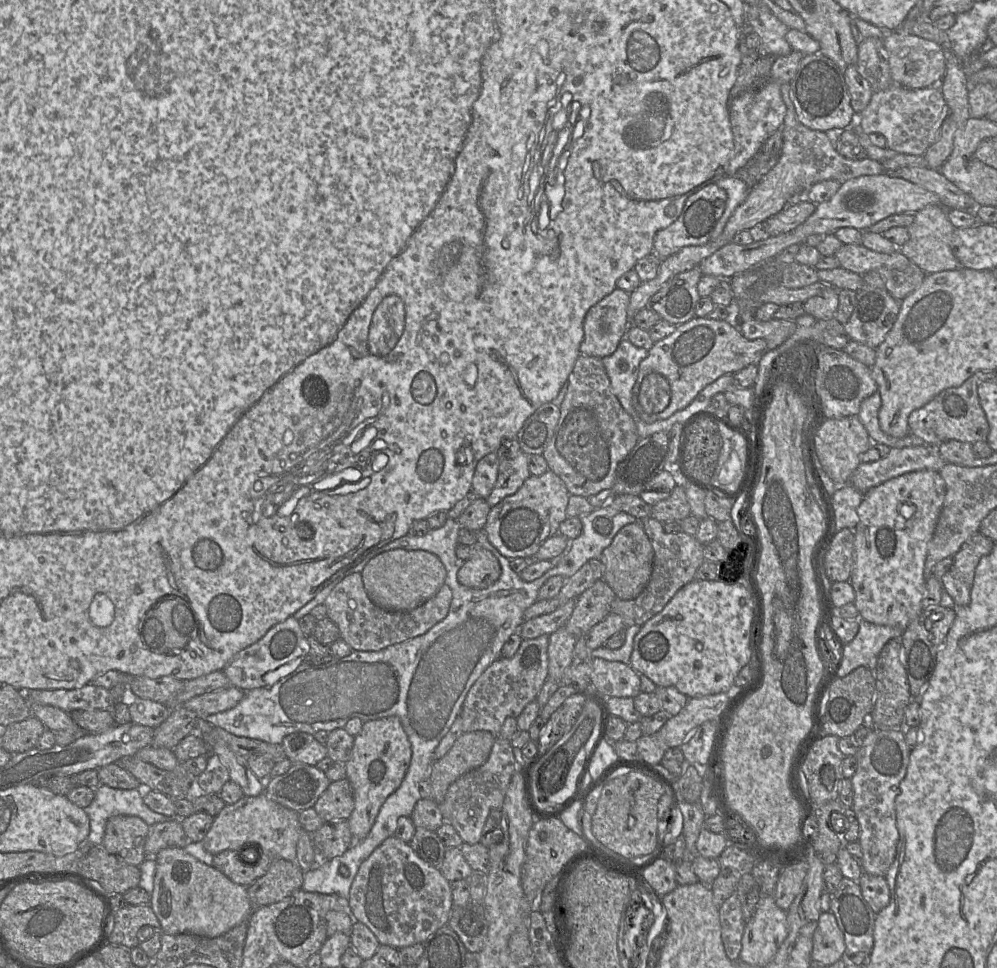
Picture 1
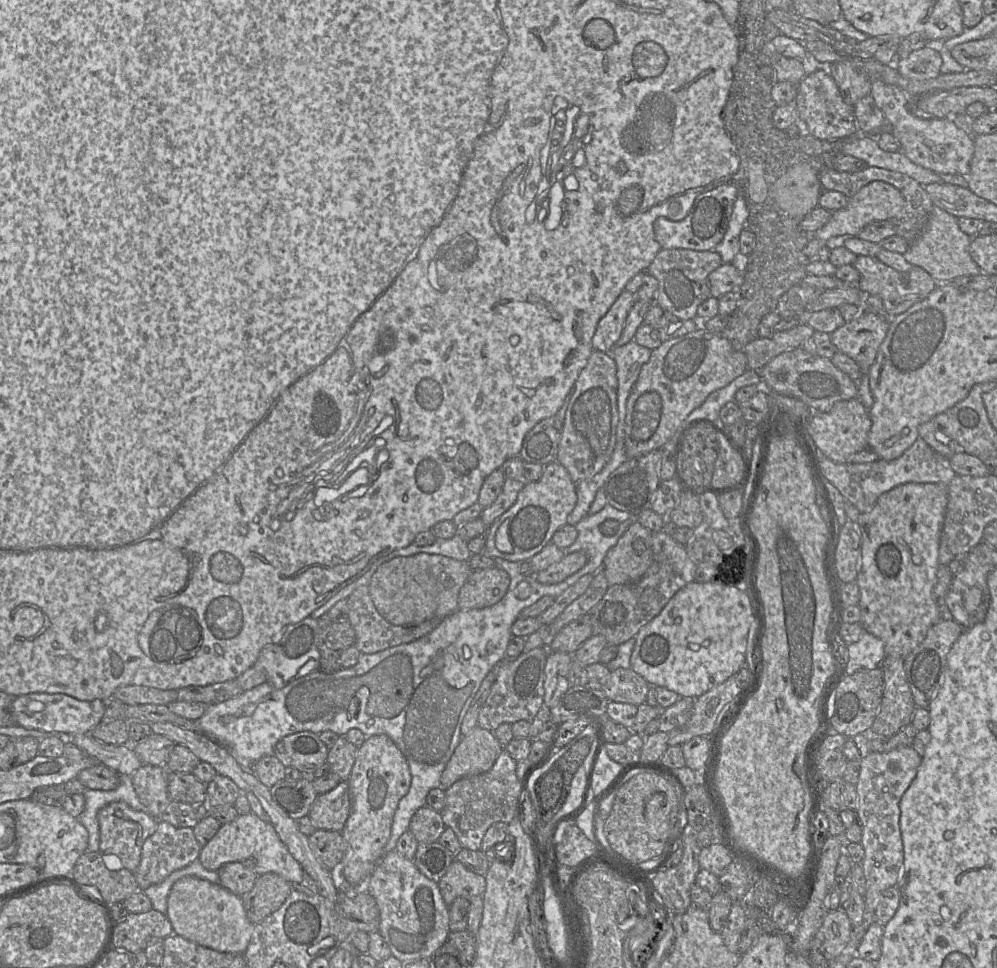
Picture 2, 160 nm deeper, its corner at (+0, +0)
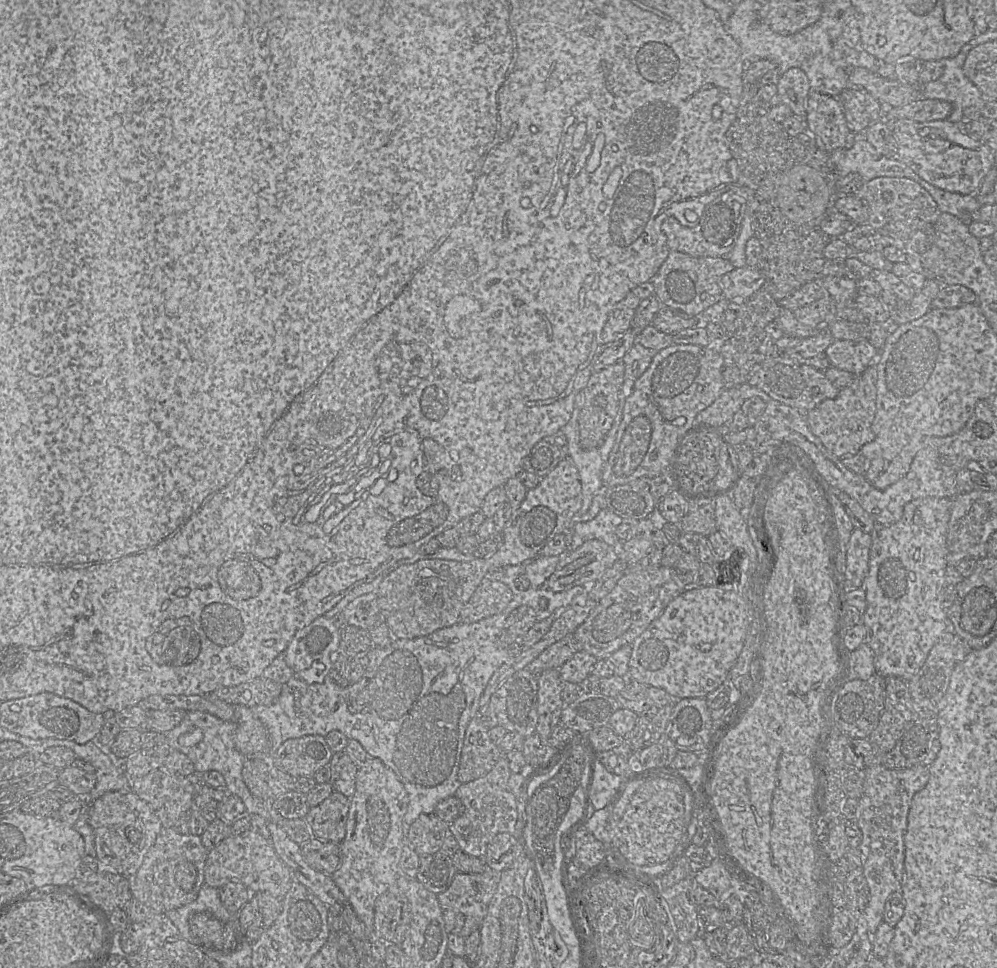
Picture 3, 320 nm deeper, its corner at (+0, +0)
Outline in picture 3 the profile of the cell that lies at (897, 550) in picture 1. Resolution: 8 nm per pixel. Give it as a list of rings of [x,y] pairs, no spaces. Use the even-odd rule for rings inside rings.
[[[923,497],[907,503],[902,518],[893,524],[876,523],[870,533],[869,571],[862,584],[866,592],[866,610],[863,625],[866,628],[864,642],[874,652],[876,673],[883,677],[895,676],[909,681],[923,666],[939,637],[947,632],[945,600],[947,568],[947,532],[953,498]]]

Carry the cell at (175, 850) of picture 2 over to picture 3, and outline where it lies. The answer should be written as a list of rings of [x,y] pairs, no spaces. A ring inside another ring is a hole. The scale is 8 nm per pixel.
[[[162,827],[140,868],[128,877],[132,897],[158,914],[195,901],[204,884],[207,855],[208,850],[203,846],[200,836],[183,835],[173,828]]]

